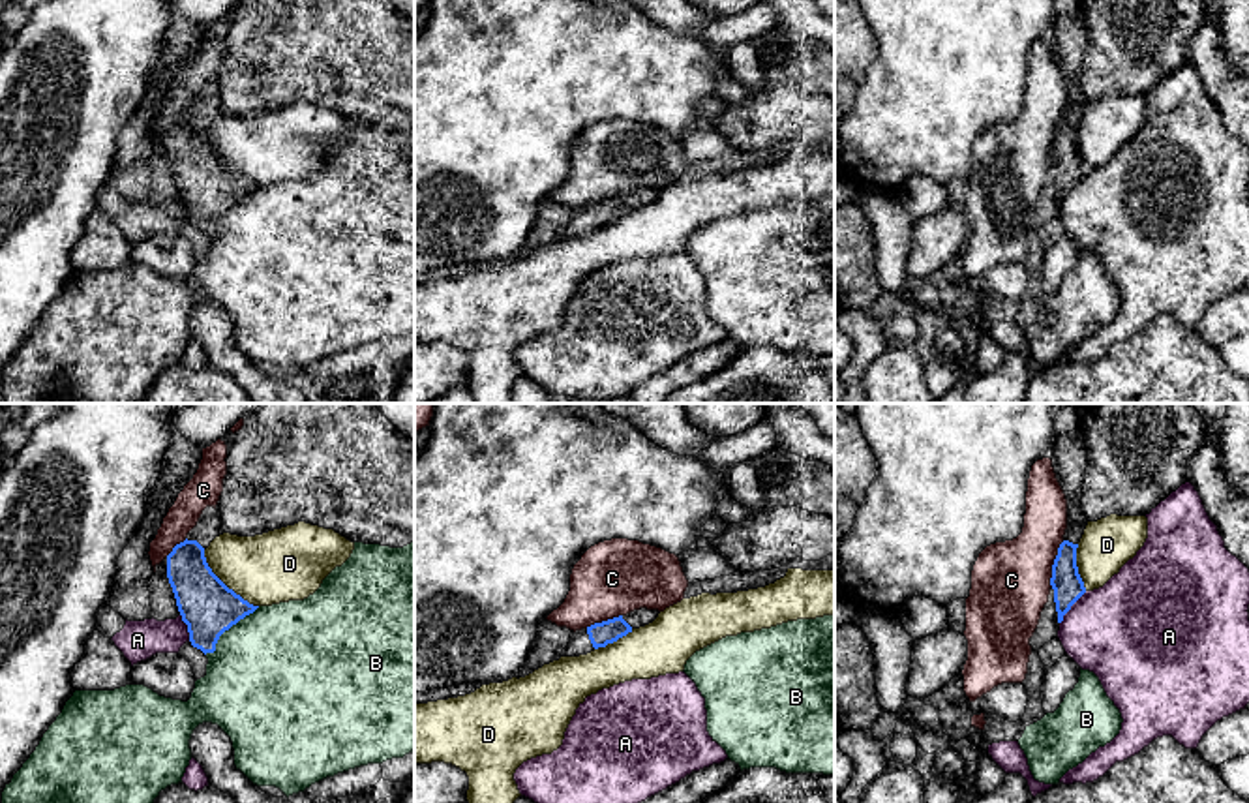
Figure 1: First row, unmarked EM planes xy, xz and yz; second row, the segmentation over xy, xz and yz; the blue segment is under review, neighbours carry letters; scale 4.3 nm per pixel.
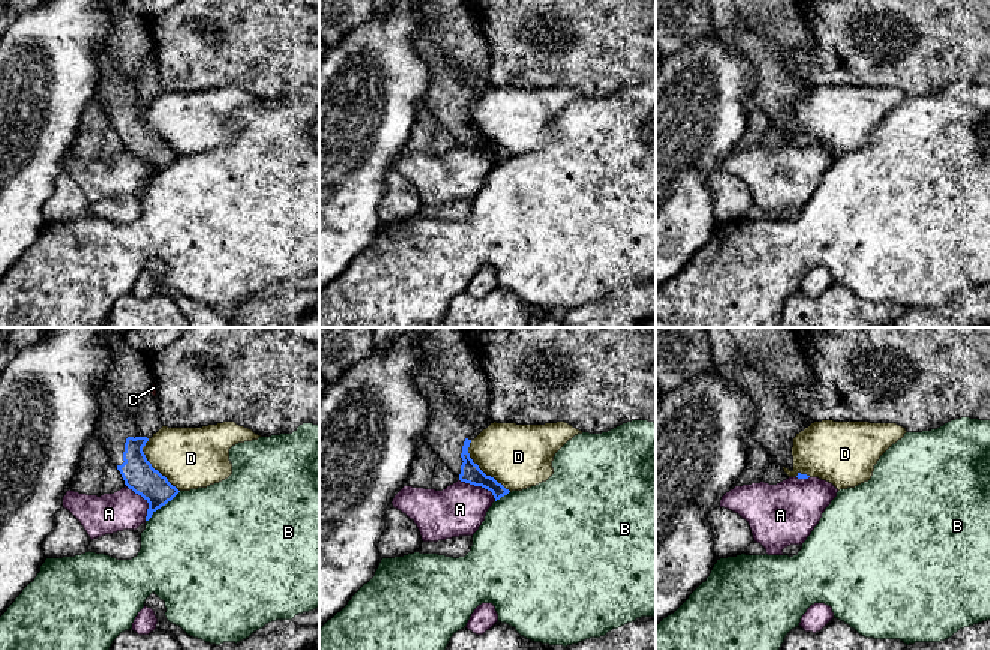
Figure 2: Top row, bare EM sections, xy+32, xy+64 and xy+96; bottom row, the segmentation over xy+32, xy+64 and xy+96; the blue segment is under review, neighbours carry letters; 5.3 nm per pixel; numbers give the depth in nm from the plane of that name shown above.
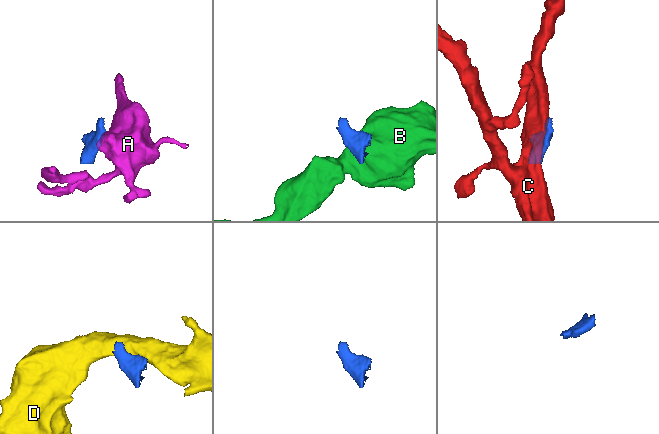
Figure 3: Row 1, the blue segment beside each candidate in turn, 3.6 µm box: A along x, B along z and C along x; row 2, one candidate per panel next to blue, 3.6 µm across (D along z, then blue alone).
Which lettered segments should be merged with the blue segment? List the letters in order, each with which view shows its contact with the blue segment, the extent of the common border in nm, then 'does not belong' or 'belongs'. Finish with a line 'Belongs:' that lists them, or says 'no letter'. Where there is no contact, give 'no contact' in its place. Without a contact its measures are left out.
A: contact in yz; length 180 nm; does not belong
B: contact in xy; length 320 nm; does not belong
C: contact in yz; length 200 nm; does not belong
D: contact in xy; length 340 nm; does not belong
Belongs: no letter

